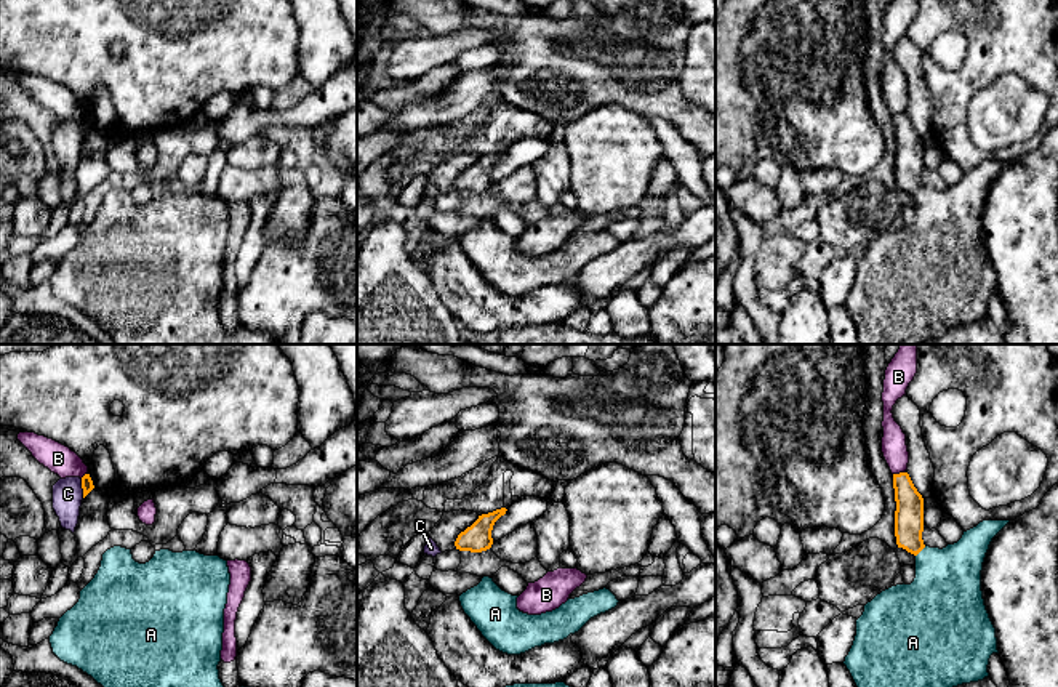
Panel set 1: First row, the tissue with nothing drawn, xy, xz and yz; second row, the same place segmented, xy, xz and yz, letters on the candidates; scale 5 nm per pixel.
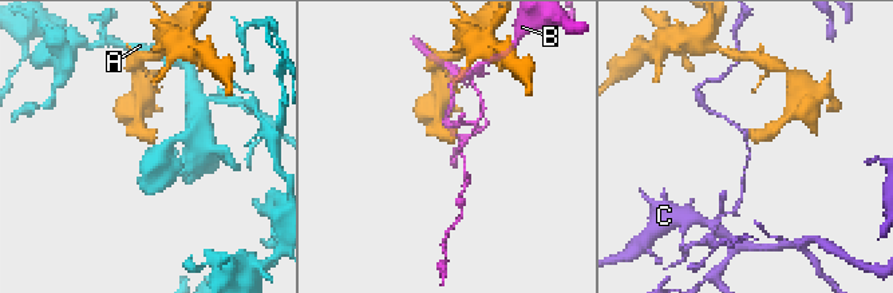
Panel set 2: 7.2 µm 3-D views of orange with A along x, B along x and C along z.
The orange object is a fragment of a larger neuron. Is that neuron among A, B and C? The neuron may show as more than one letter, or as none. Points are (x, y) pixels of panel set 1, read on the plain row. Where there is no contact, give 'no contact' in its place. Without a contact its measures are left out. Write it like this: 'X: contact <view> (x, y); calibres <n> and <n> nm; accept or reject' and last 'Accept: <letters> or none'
A: contact yz (921, 191); calibres 140 and 360 nm; accept
B: contact yz (900, 114); calibres 140 and 130 nm; reject
C: contact xy (82, 128); calibres 60 and 160 nm; reject
Accept: A

